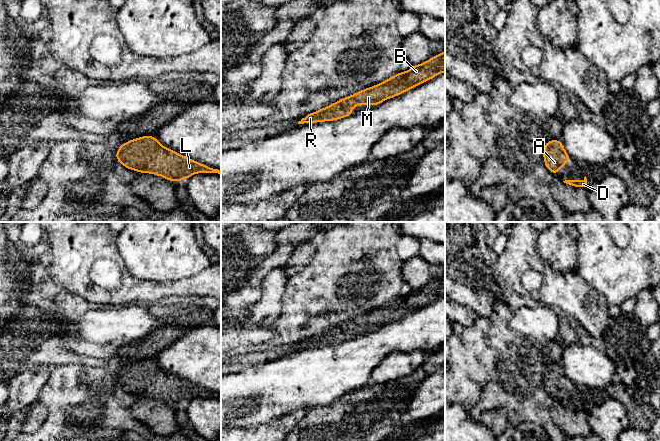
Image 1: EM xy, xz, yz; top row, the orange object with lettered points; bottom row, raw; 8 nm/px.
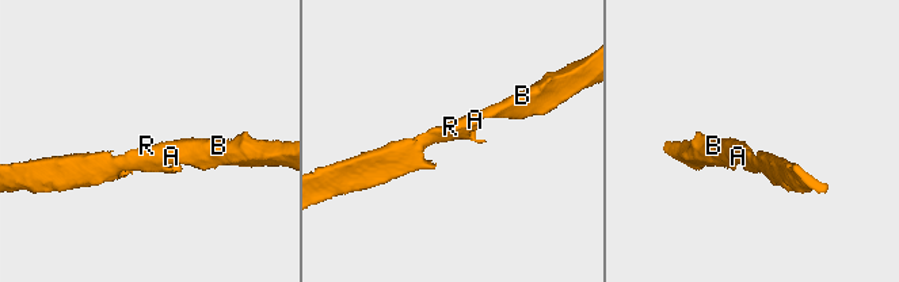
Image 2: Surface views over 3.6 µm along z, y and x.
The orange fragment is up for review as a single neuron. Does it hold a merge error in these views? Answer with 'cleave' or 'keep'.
keep

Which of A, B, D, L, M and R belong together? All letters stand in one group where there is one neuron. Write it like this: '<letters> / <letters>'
A B D L M R

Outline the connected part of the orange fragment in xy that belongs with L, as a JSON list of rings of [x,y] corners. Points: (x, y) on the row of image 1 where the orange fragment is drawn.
[[[140,136],[123,143],[115,157],[127,169],[161,176],[171,182],[187,180],[196,173],[221,175],[221,169],[208,167],[164,147],[156,136]]]

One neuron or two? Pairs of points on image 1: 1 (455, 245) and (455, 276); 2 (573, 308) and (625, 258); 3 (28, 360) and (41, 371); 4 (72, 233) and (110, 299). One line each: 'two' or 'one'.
1: two
2: two
3: two
4: one

